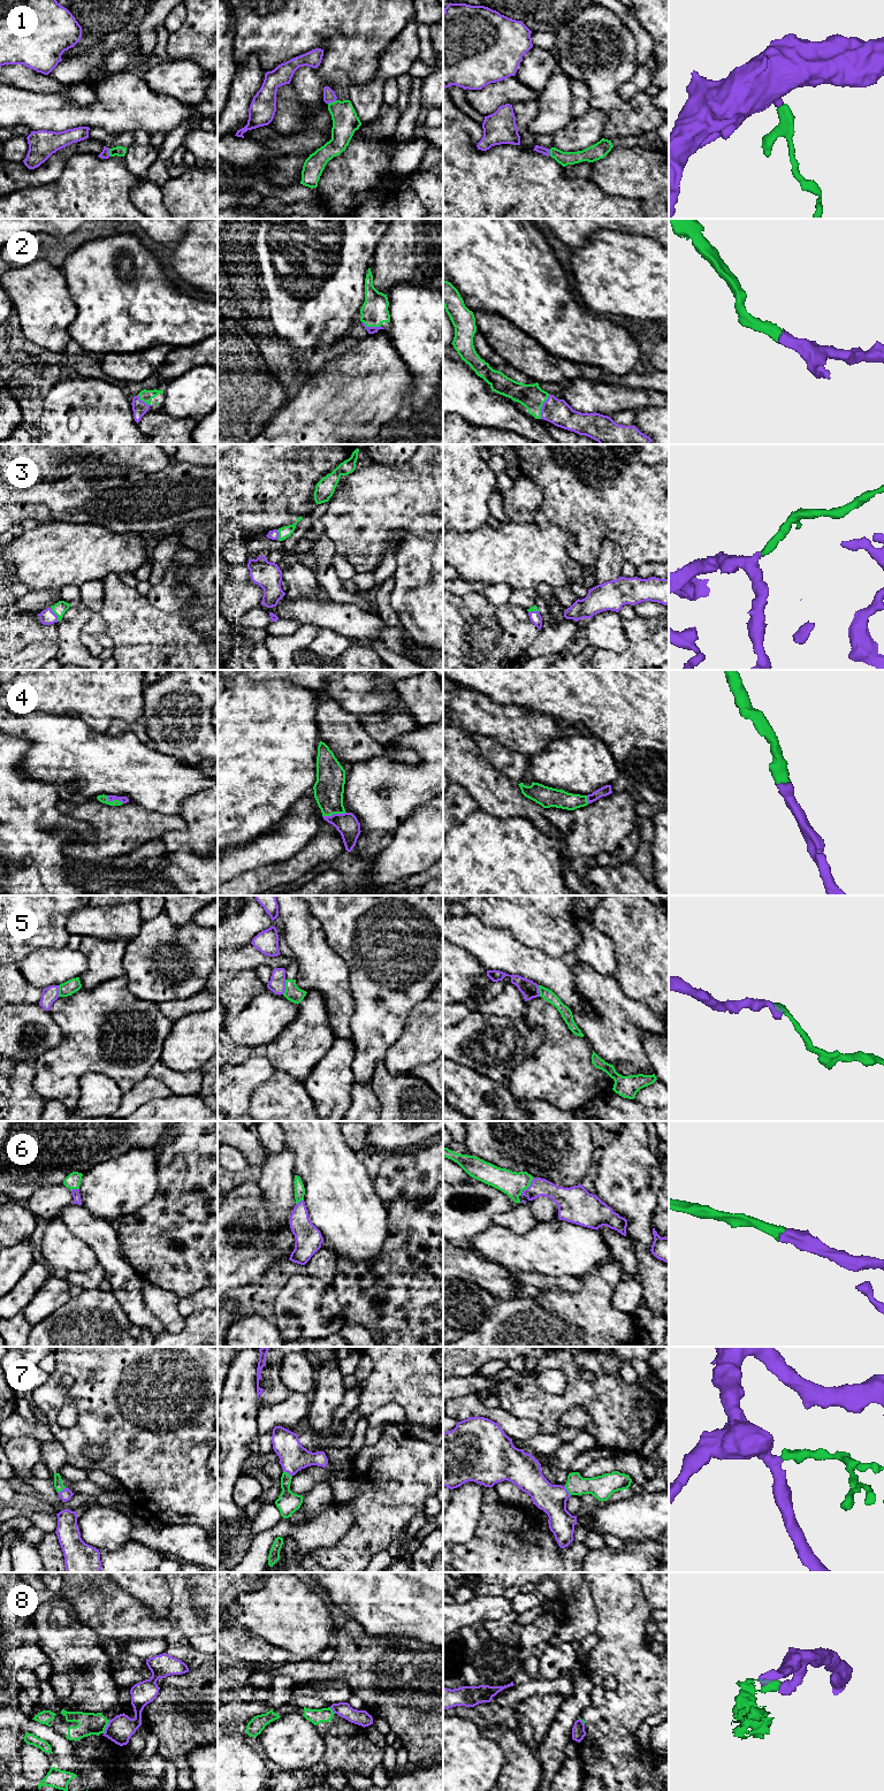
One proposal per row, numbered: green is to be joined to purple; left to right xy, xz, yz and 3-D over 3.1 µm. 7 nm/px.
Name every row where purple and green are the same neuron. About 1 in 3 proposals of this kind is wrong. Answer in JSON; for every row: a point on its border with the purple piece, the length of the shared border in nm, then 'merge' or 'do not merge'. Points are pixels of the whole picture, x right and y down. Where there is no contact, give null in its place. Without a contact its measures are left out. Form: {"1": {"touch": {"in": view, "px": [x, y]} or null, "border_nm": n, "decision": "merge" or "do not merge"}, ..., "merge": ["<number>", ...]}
{"1": {"touch": {"in": "xz", "px": [332, 101]}, "border_nm": 70, "decision": "merge"}, "2": {"touch": {"in": "yz", "px": [542, 406]}, "border_nm": 190, "decision": "merge"}, "3": {"touch": {"in": "xy", "px": [54, 614]}, "border_nm": 120, "decision": "merge"}, "4": {"touch": {"in": "xz", "px": [334, 814]}, "border_nm": 170, "decision": "merge"}, "5": {"touch": {"in": "xz", "px": [284, 987]}, "border_nm": 110, "decision": "do not merge"}, "6": {"touch": {"in": "yz", "px": [528, 1187]}, "border_nm": 150, "decision": "merge"}, "7": {"touch": {"in": "yz", "px": [566, 1491]}, "border_nm": 80, "decision": "merge"}, "8": {"touch": {"in": "xy", "px": [106, 1727]}, "border_nm": 110, "decision": "do not merge"}, "merge": ["1", "2", "3", "4", "6", "7"]}

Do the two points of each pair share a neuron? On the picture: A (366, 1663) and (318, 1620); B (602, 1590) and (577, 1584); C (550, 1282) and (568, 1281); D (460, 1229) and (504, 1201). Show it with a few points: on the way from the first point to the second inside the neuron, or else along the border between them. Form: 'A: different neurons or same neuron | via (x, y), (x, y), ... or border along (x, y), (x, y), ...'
A: different neurons | border along (335, 1635), (333, 1638)
B: different neurons | border along (586, 1584), (596, 1612)
C: same neuron | via (555, 1282), (563, 1282)
D: same neuron | via (471, 1219), (494, 1202)

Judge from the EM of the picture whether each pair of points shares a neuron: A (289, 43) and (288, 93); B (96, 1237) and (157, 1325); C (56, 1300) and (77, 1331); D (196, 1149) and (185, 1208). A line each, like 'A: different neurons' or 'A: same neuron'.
A: different neurons
B: same neuron
C: different neurons
D: same neuron

